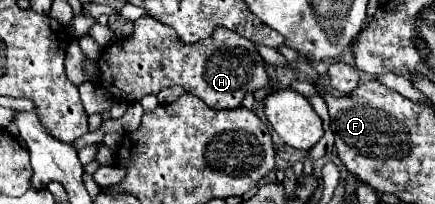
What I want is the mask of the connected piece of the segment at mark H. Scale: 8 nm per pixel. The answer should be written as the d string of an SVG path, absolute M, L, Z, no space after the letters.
M151 16L135 20L133 34L105 48L95 66L99 84L115 100L127 102L137 102L147 94L157 94L161 88L177 84L189 94L199 96L213 110L233 110L241 106L245 92L269 84L263 58L255 52L253 42L241 34L227 28L215 28L209 38L185 44L173 28Z

